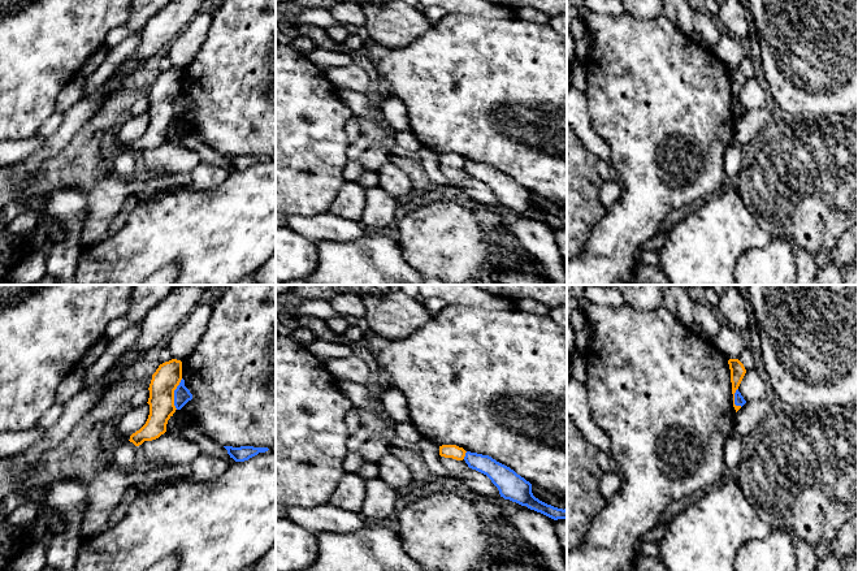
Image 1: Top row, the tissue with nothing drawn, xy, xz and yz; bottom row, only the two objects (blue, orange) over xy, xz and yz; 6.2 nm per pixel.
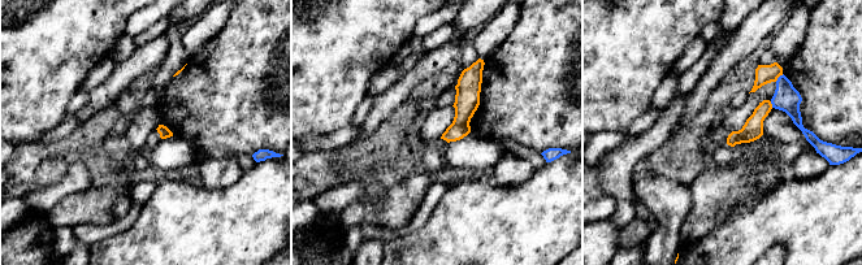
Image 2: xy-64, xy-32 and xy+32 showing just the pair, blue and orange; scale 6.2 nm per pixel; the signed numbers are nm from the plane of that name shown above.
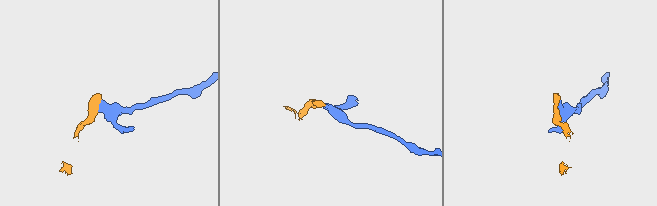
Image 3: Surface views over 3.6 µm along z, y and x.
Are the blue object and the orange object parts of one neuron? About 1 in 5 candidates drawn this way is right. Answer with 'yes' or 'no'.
no

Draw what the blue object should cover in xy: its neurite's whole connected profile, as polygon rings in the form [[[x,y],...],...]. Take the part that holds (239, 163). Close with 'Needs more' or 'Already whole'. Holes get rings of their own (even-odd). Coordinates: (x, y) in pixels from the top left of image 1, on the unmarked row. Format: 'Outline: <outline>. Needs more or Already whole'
Outline: [[[224,155],[228,159],[228,163],[230,166],[233,166],[235,170],[244,170],[250,166],[257,164],[259,161],[265,161],[269,157],[268,156],[254,156],[254,155],[240,155],[240,156],[233,156],[233,155]]]. Already whole

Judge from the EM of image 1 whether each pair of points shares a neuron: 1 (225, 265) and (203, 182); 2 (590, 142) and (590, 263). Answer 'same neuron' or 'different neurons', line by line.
1: different neurons
2: different neurons

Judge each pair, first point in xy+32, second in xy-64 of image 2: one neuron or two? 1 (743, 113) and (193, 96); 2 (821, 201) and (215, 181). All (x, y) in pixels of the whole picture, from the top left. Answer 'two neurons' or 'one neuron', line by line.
1: two neurons
2: two neurons

